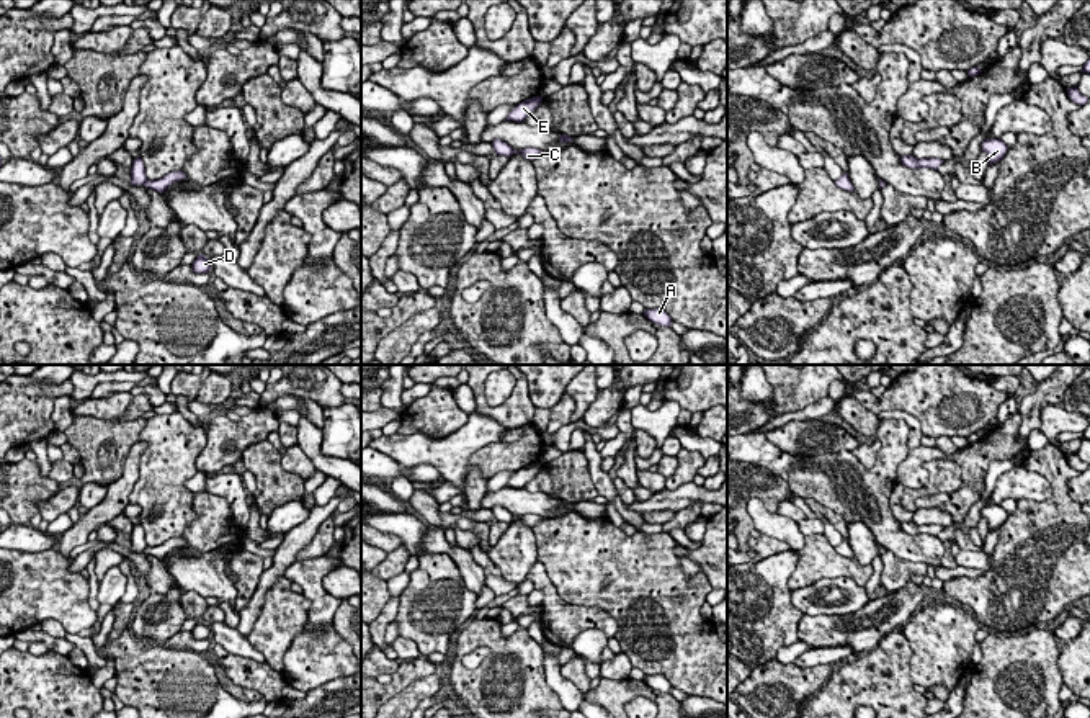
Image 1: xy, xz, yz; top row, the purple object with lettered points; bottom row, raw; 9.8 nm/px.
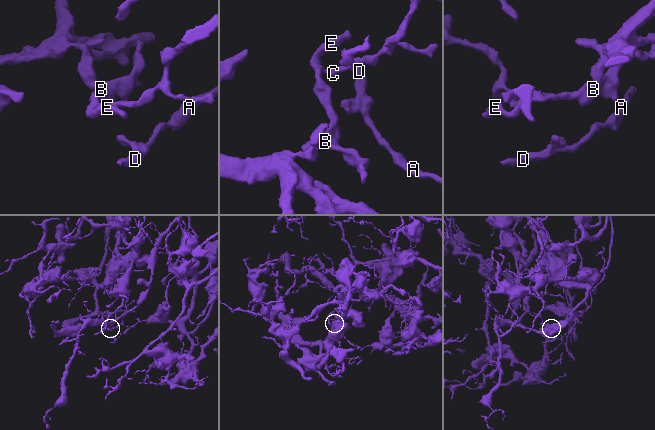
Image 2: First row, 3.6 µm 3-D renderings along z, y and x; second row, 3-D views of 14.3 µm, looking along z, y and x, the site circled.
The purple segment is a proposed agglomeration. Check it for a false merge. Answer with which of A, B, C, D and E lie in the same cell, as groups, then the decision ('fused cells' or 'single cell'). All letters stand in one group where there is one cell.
A B D E / C; fused cells

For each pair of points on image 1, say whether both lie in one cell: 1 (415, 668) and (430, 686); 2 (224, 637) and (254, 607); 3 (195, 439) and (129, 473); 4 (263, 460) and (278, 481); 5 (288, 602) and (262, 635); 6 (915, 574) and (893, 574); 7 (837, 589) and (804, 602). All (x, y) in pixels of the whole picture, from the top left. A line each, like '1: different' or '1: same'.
1: different
2: different
3: different
4: same
5: same
6: same
7: same

